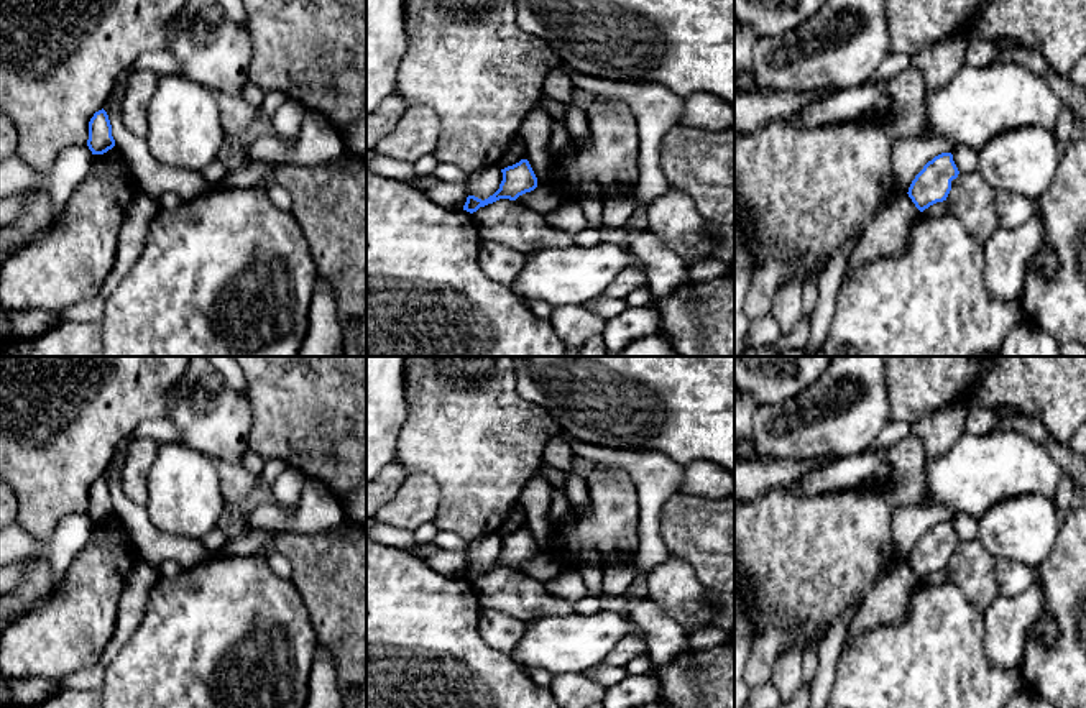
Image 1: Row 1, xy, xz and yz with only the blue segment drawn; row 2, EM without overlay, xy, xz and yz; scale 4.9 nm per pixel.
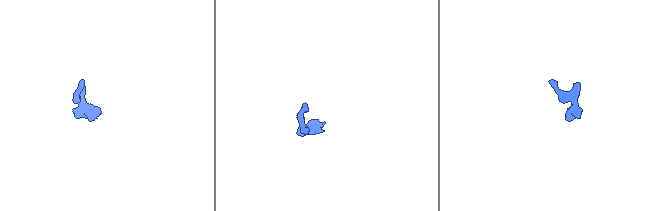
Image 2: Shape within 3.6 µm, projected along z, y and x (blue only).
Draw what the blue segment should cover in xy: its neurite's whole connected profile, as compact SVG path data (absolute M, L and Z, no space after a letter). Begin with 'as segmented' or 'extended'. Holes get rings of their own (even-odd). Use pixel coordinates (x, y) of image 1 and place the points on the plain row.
extended; M0 356L0 480L8 483L18 498L16 524L35 540L51 539L61 517L87 513L92 522L104 522L115 514L105 470L117 445L130 439L138 424L166 417L166 391L184 375L191 356Z

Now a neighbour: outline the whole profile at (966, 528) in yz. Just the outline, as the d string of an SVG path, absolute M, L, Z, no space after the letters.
M959 513L951 519L951 522L959 542L969 542L973 539L978 539L979 522L973 516Z

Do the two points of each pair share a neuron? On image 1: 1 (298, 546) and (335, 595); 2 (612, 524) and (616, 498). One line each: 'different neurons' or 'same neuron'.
1: same neuron
2: same neuron

